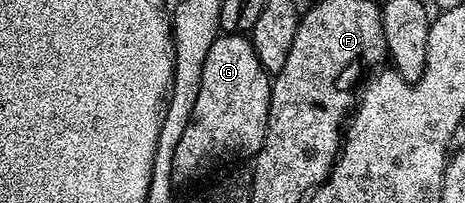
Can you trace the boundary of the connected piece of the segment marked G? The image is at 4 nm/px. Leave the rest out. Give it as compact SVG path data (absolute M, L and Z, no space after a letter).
M218 33L217 39L207 51L207 60L203 60L203 80L199 83L199 96L195 100L195 109L191 111L191 120L187 120L187 128L183 128L183 136L175 147L174 179L193 178L212 162L229 158L232 154L256 156L261 151L267 132L272 91L271 76L265 71L263 64L259 64L259 56L252 41L244 33Z

